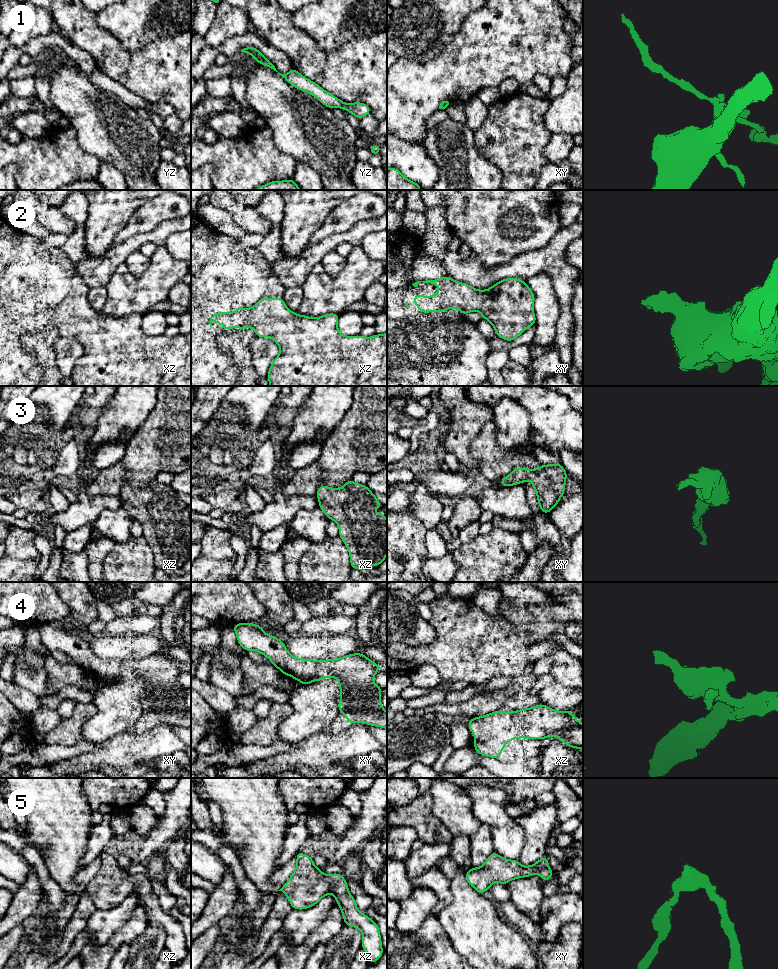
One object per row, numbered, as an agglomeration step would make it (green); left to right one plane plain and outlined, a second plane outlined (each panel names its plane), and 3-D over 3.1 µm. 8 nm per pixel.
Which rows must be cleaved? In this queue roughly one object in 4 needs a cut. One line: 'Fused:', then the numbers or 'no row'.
Fused: no row

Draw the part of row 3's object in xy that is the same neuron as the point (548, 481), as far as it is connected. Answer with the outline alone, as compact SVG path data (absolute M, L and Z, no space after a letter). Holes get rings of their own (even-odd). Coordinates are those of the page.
M562 464L540 465L538 469L517 467L500 480L502 487L513 486L529 480L537 494L540 510L548 514L564 495L567 472Z

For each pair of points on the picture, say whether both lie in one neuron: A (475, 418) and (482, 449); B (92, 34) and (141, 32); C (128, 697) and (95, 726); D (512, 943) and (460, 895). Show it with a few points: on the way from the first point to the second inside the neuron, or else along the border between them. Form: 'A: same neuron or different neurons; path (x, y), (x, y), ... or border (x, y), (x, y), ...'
A: different neurons; border (492, 422), (486, 423), (472, 441), (473, 456)
B: different neurons; border (94, 18), (129, 49)
C: same neuron; path (120, 705), (103, 722)
D: same neuron; path (499, 934), (473, 908)

